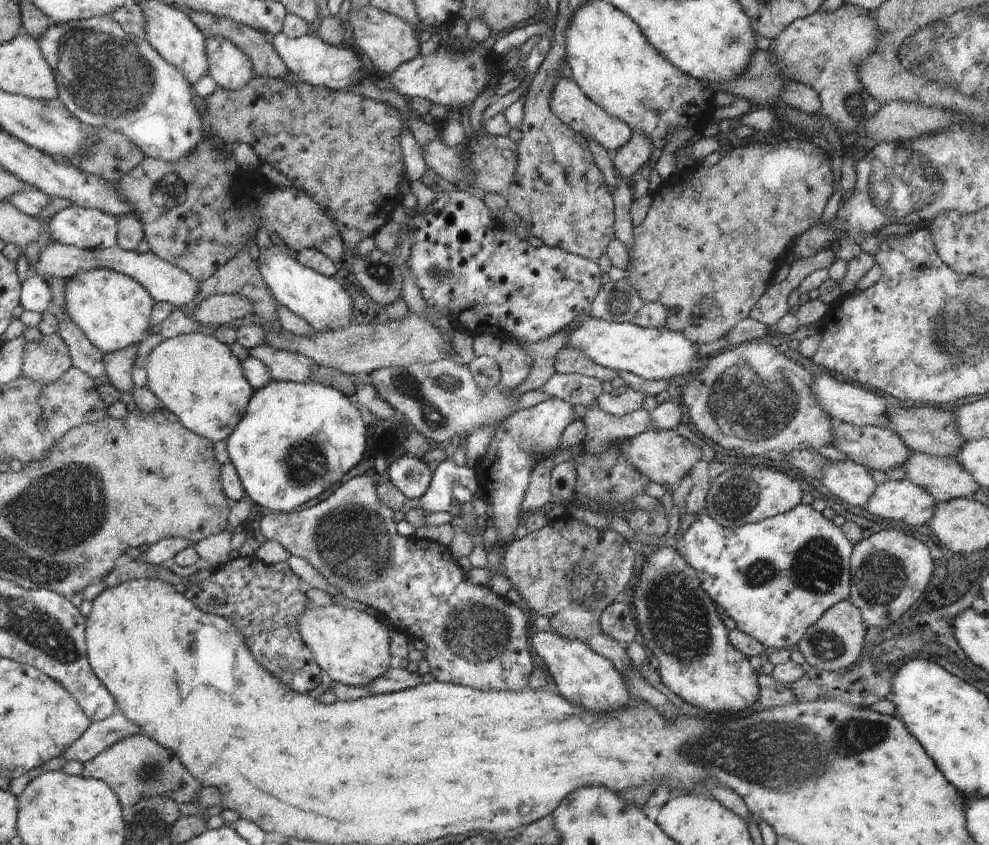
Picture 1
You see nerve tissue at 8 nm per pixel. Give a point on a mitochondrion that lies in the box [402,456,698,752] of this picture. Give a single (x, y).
(478, 634)

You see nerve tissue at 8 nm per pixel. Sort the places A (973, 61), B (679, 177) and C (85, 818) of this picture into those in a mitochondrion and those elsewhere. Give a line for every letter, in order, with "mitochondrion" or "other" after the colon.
A: mitochondrion
B: other
C: other

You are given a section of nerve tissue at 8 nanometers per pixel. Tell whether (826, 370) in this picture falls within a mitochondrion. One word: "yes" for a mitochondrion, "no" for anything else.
no

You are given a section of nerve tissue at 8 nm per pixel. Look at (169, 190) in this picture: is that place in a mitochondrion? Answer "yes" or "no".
yes

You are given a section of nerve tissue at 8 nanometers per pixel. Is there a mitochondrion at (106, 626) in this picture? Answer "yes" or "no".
no

